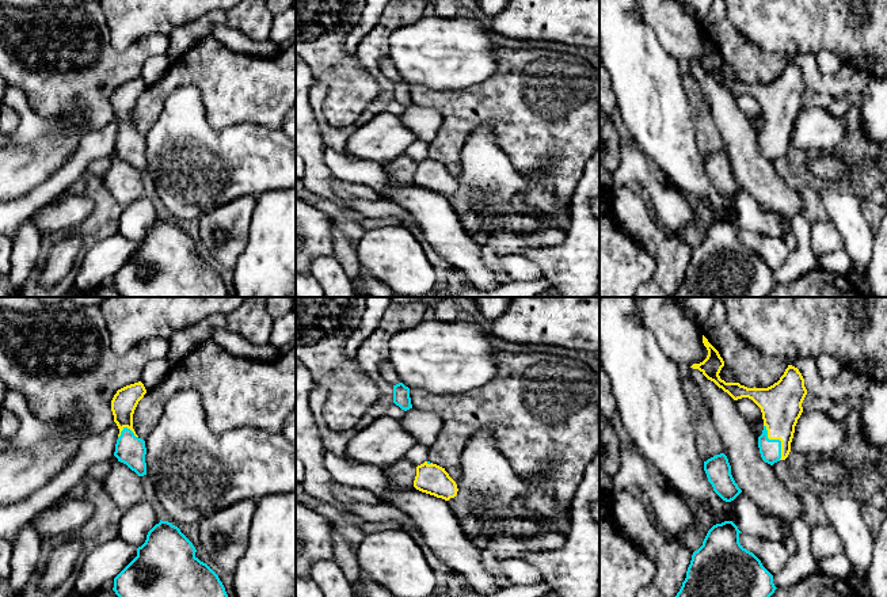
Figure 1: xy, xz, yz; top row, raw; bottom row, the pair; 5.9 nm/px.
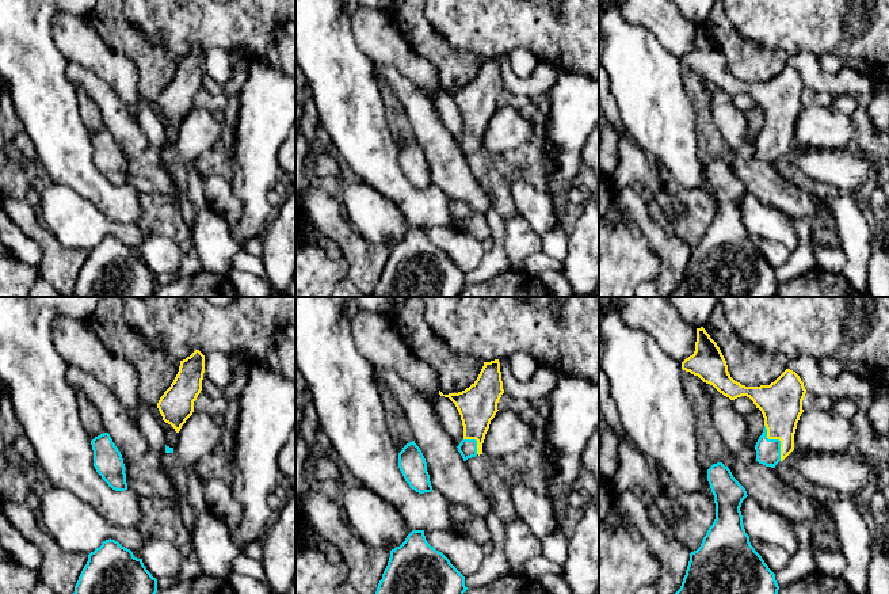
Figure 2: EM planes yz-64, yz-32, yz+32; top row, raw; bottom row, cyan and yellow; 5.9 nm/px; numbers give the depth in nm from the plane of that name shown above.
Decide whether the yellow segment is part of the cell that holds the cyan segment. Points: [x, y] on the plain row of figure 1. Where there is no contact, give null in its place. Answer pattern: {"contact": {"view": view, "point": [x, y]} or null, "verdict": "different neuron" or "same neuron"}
{"contact": {"view": "yz", "point": [777, 136]}, "verdict": "same neuron"}

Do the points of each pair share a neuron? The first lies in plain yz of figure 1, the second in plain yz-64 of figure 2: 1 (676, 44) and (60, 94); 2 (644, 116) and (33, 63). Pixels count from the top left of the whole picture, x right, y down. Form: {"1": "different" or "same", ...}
{"1": "different", "2": "same"}

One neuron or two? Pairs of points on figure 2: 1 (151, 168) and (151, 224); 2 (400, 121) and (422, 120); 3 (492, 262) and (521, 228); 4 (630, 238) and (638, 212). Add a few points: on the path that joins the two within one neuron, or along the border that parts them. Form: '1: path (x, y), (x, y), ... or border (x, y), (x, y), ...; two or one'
1: border (140, 191), (148, 195), (166, 195), (178, 209); two
2: border (395, 92), (405, 111), (414, 136); two
3: border (503, 220), (503, 248), (510, 269); two
4: border (617, 202), (621, 212), (638, 228), (653, 251); two

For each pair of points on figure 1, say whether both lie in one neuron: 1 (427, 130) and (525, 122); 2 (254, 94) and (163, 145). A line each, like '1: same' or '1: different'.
1: different
2: different

